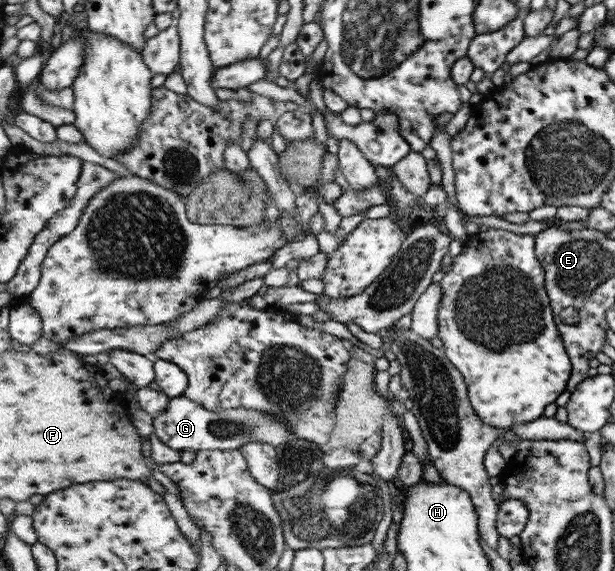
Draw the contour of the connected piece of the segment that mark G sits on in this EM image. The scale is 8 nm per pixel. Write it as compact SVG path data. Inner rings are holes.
M180 396L172 398L168 407L158 417L152 418L152 427L154 435L162 443L181 451L188 449L193 451L240 450L243 445L252 442L266 442L274 447L280 447L295 438L295 435L288 425L279 424L278 419L273 419L274 417L274 414L250 408L234 408L215 412L194 403L189 397Z

